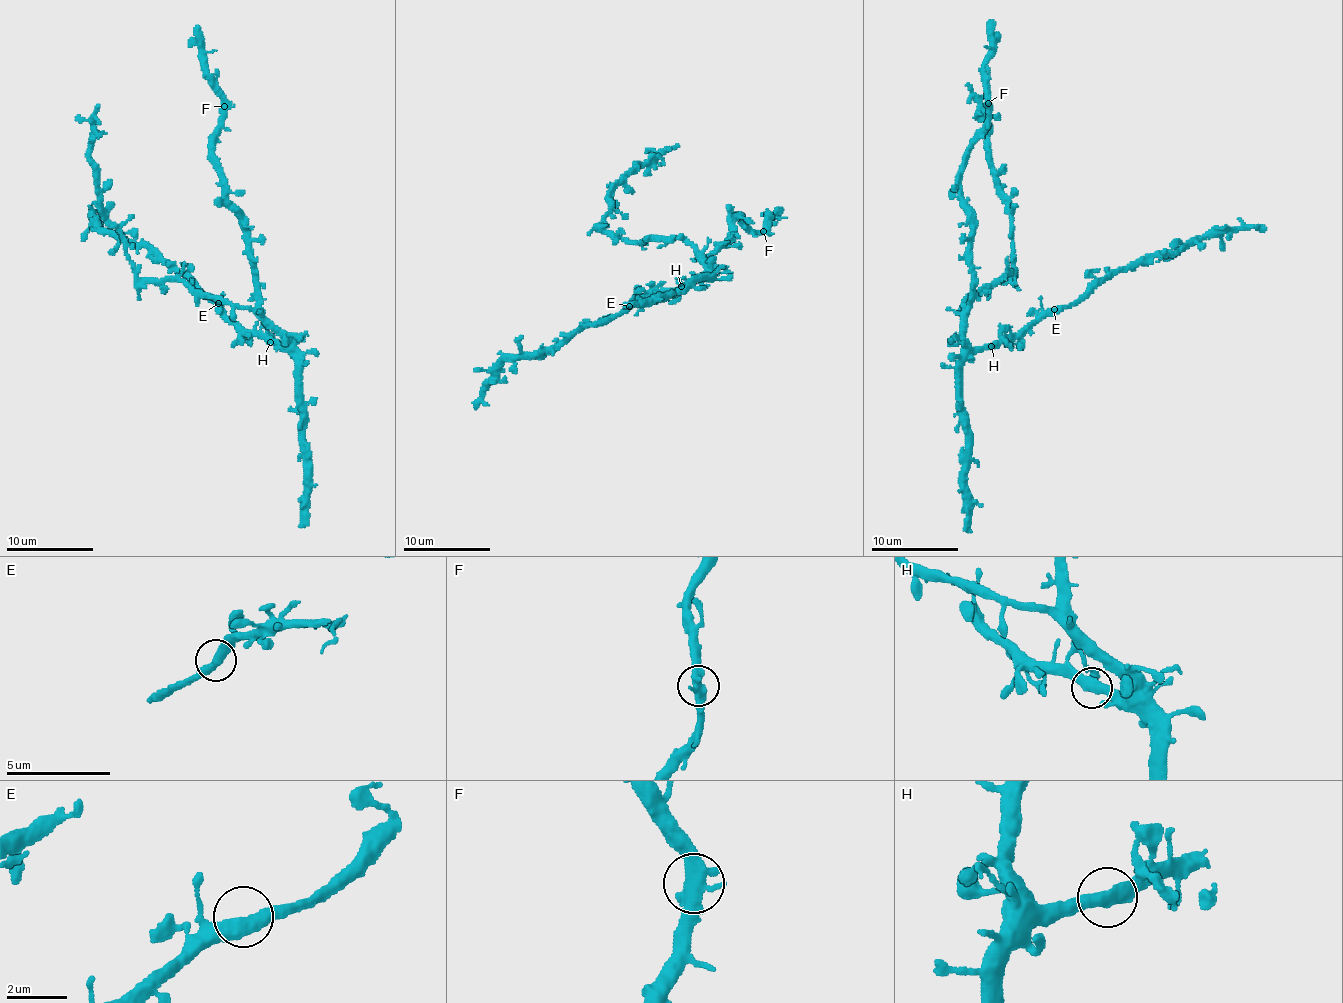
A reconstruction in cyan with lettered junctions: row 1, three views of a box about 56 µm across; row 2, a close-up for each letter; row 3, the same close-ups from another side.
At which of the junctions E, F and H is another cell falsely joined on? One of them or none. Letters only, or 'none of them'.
none of them

